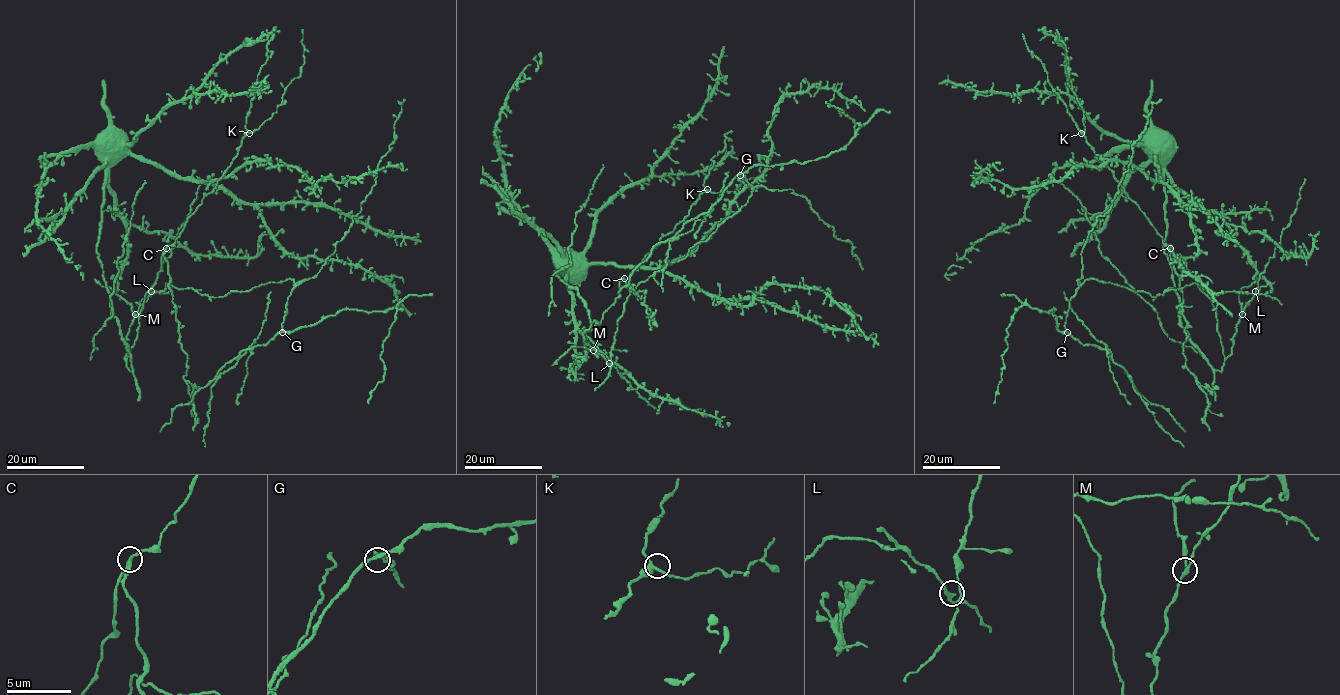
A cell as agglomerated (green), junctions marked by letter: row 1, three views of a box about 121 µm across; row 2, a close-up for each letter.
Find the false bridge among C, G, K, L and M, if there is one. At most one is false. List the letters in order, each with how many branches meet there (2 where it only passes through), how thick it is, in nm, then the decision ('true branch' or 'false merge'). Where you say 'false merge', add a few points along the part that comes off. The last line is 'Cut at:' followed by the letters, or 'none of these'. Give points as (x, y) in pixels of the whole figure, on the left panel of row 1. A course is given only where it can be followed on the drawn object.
C: 3 branches meet; 240 nm thick; false merge
G: 3 branches meet; 200 nm thick; true branch
K: 3 branches meet; 320 nm thick; true branch
L: 3 branches meet; 260 nm thick; true branch
M: 3 branches meet; 240 nm thick; true branch
Cut at: C

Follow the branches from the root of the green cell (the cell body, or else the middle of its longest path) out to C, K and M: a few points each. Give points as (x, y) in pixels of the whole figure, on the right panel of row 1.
C: (1153, 139), (1149, 156), (1161, 169), (1163, 252), (1180, 321), (1221, 371), (1215, 309), (1170, 248)
K: (1153, 139), (1149, 156), (1161, 169), (1163, 252), (1180, 321), (1221, 371), (1212, 300), (1081, 133)
M: (1153, 139), (1149, 156), (1161, 169), (1163, 252), (1180, 321), (1215, 370), (1231, 353), (1242, 314)

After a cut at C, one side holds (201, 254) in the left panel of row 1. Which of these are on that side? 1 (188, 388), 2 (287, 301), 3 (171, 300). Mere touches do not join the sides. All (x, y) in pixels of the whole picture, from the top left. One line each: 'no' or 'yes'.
1: no
2: yes
3: no

